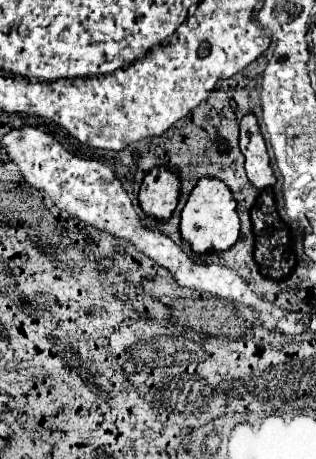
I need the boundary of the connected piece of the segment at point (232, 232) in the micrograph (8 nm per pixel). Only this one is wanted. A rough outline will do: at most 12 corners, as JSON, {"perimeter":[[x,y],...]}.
{"perimeter":[[202,178],[180,218],[194,254],[228,250],[240,234],[228,186]]}

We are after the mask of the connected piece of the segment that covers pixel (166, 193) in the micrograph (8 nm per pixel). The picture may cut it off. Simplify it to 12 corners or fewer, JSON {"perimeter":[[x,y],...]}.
{"perimeter":[[154,168],[140,188],[140,208],[166,222],[180,194],[168,168]]}

